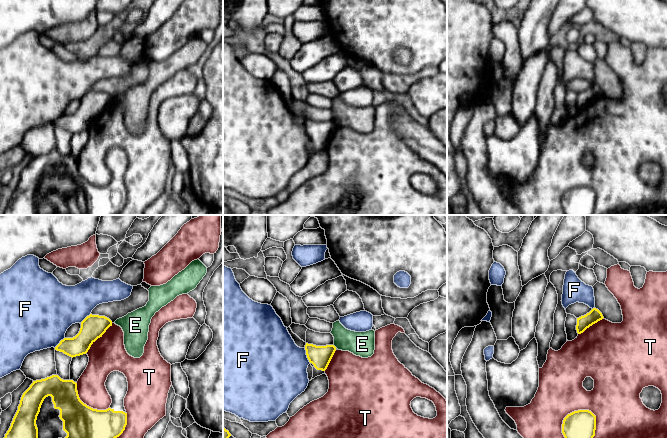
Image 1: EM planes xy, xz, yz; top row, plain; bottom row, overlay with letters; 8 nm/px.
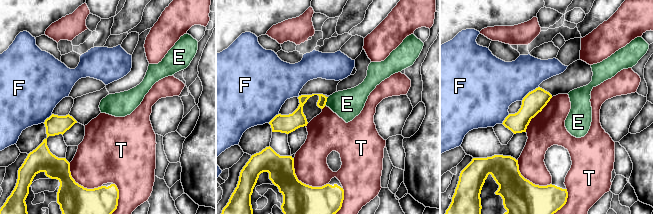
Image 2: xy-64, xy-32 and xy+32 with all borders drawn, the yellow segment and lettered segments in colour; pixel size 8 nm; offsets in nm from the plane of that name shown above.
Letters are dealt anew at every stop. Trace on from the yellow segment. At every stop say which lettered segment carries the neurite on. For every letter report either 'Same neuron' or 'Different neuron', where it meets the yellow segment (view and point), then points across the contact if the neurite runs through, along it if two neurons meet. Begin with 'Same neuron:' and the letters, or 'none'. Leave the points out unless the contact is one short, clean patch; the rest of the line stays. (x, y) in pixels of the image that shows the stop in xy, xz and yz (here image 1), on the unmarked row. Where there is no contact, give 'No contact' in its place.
Same neuron: none
E: Different neuron. Touches yellow at xz (334, 122). Boundary: xz (333, 121), (336, 123)
F: Different neuron. Touches yellow at xz (306, 130)
T: Different neuron. Touches yellow at yz (570, 189)

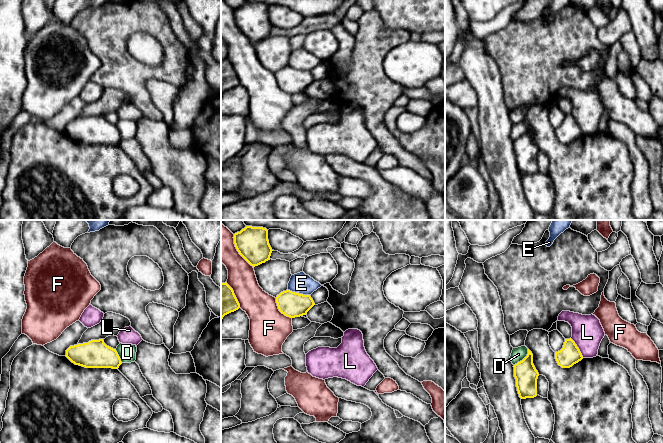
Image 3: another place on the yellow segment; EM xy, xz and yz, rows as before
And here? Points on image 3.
Same neuron: none
D: Different neuron. Touches yellow at yz (524, 134)
E: Different neuron. Touches yellow at xz (298, 69)
F: Different neuron. Touches yellow at xz (237, 26)
L: Different neuron. Touches yellow at yz (578, 124). Boundary: yz (570, 114), (583, 133)

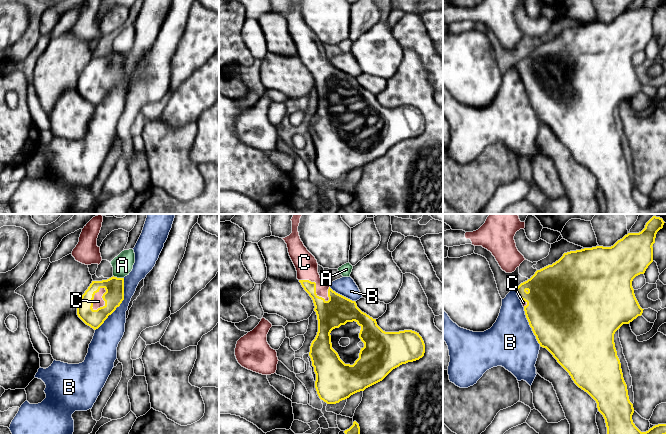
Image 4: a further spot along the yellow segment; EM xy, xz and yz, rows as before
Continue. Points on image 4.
Same neuron: C
A: Different neuron. Touches yellow at xy (118, 54)
B: Different neuron. Touches yellow at xy (120, 79)
C: Same neuron. Touches yellow at xy (93, 74)

